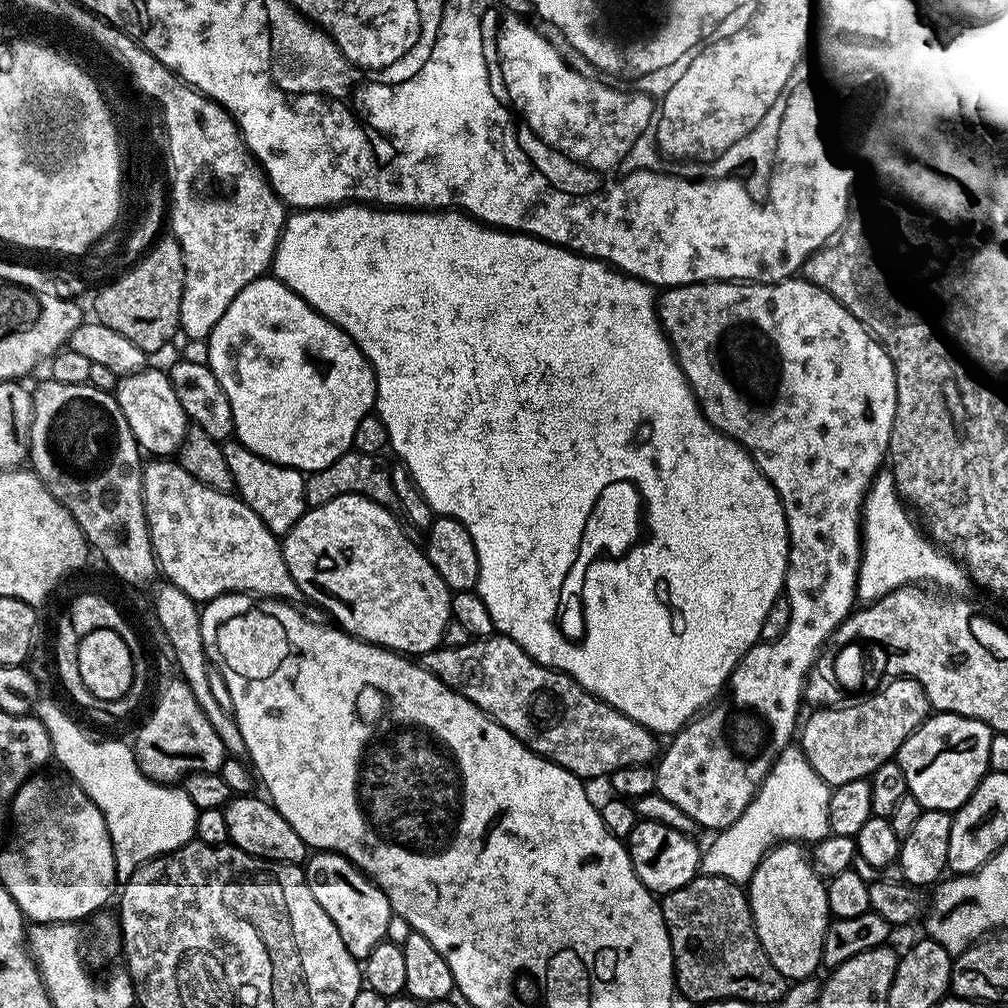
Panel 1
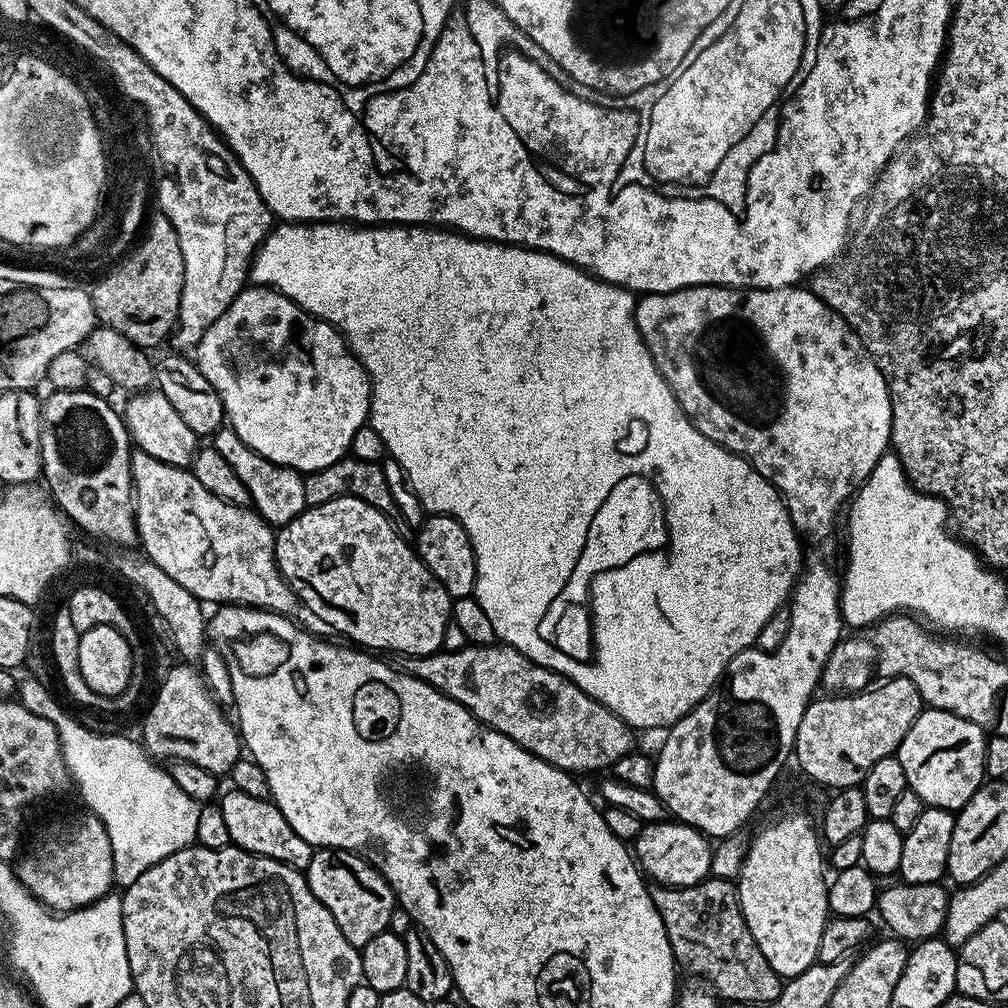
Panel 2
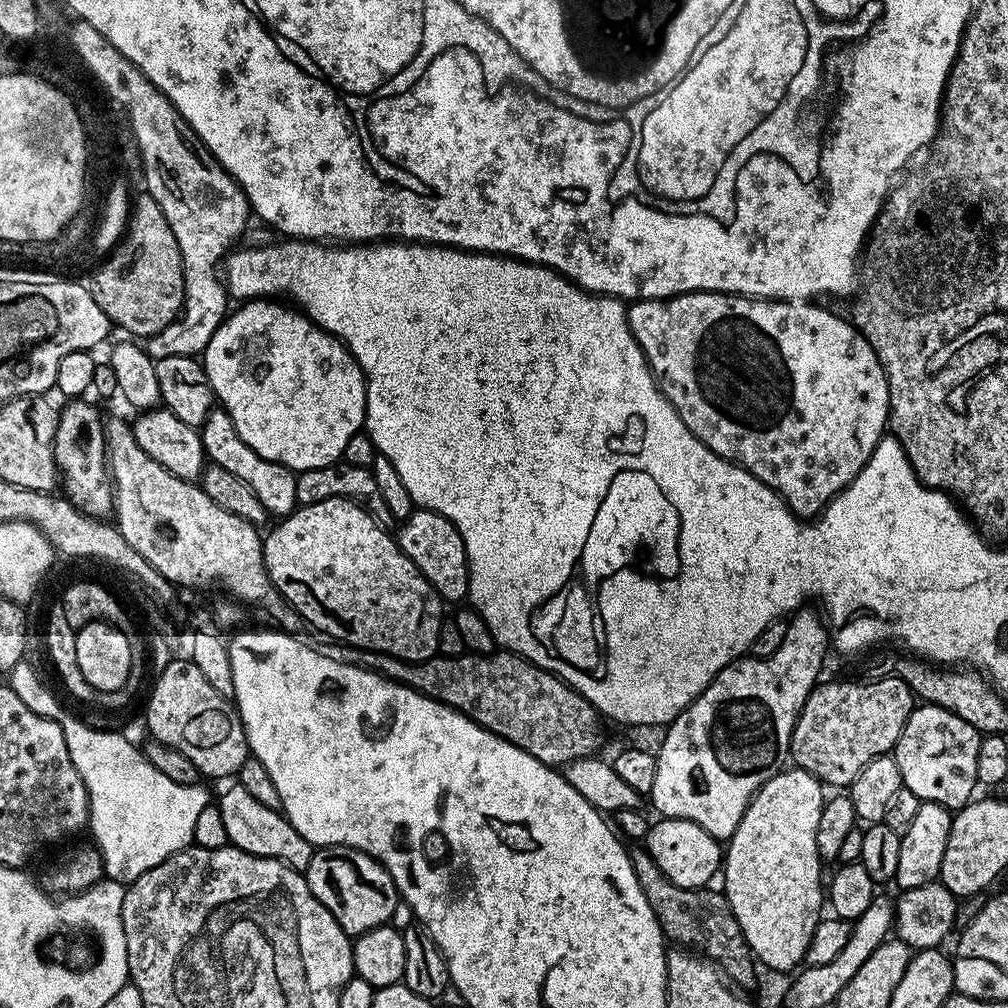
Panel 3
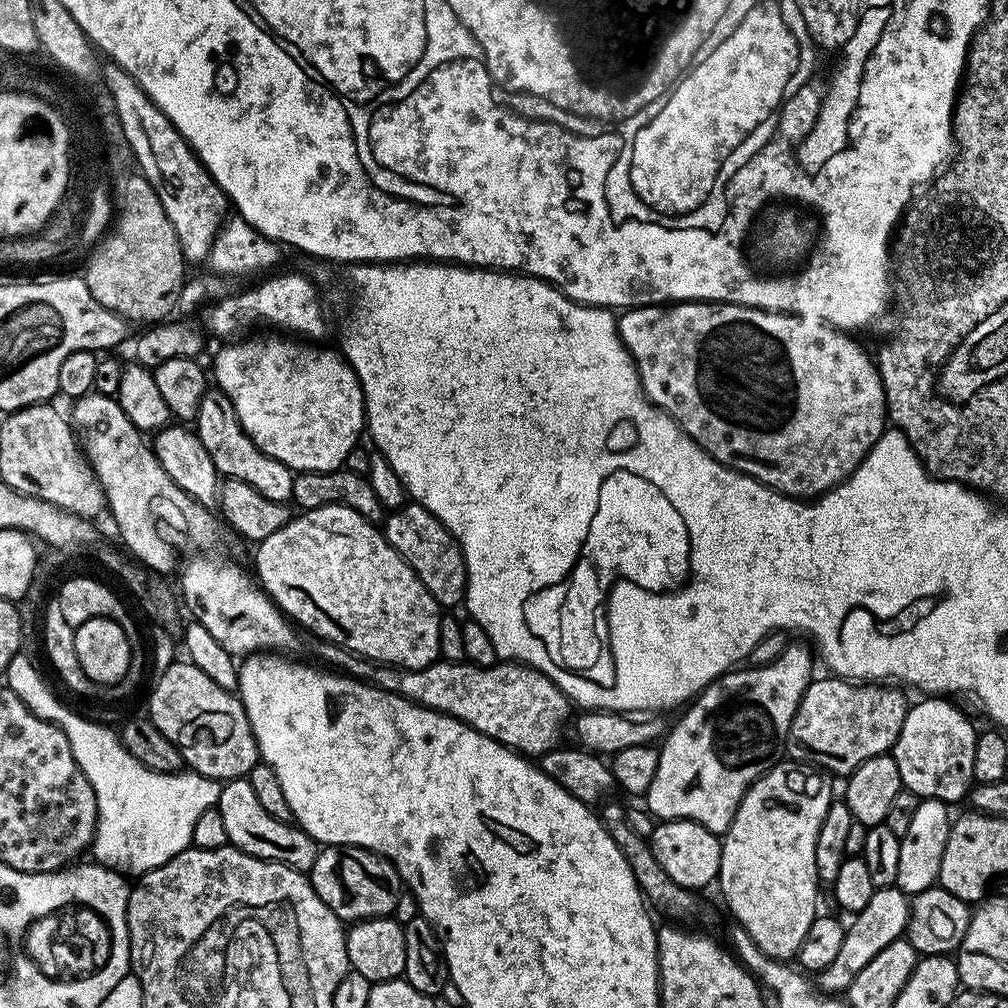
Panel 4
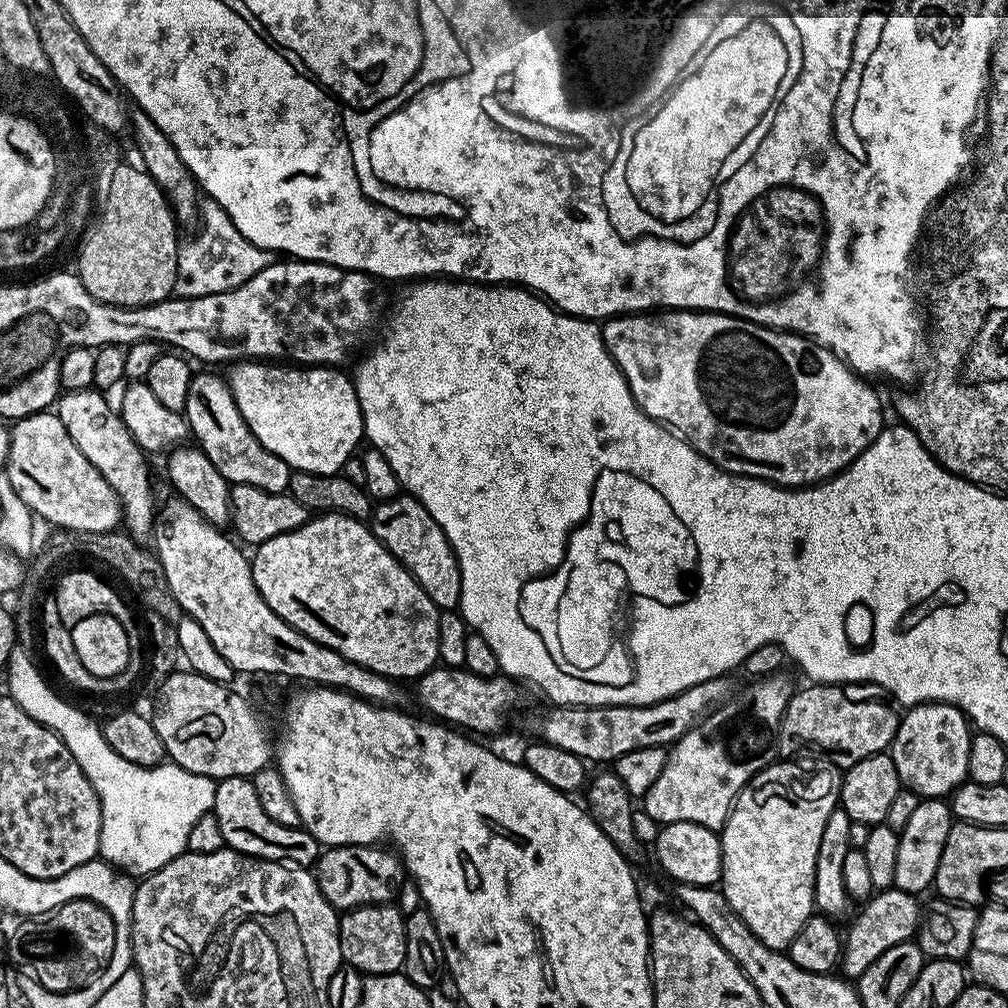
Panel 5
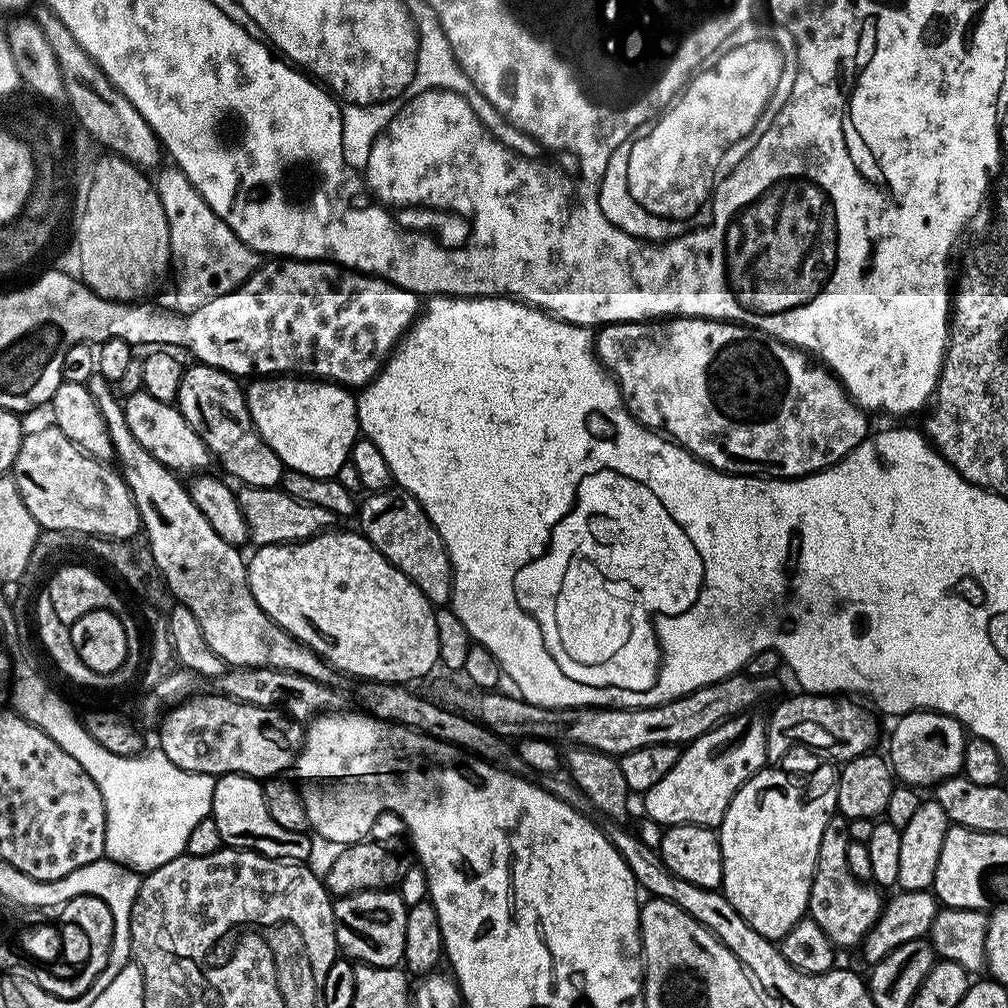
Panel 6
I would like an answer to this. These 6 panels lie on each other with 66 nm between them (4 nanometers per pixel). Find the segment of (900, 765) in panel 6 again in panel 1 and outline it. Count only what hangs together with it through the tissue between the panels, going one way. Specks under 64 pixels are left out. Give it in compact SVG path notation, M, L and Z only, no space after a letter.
M936 712L921 722L902 742L898 763L906 774L908 795L920 803L921 809L955 813L968 801L978 782L990 770L990 742L994 733L980 720L949 712Z

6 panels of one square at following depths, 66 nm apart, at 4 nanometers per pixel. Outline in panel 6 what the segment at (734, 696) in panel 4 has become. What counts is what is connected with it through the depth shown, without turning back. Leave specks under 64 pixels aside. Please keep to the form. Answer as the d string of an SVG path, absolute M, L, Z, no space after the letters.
M749 710L732 716L717 728L711 728L681 751L674 770L643 793L643 815L661 826L702 824L715 829L724 820L732 795L769 763L768 725L765 717Z

